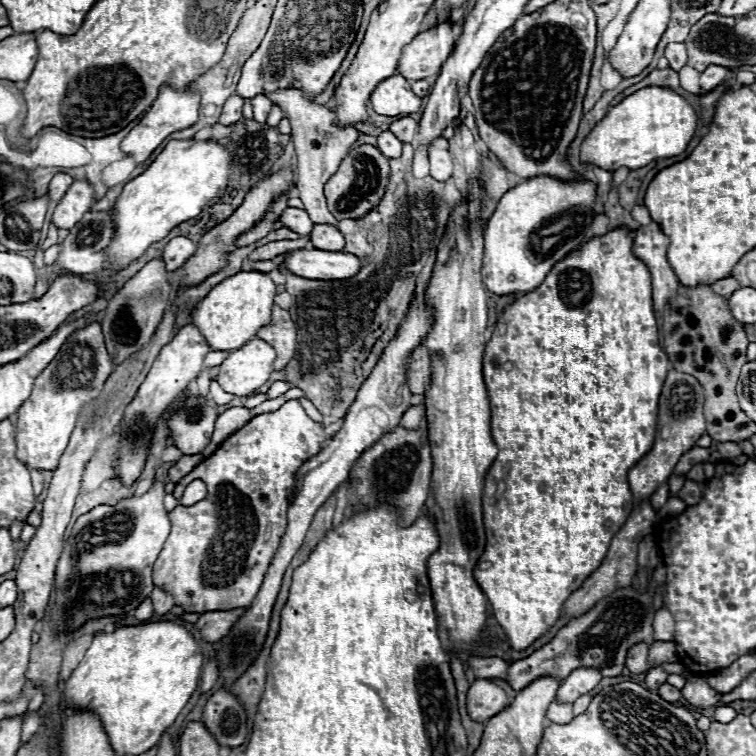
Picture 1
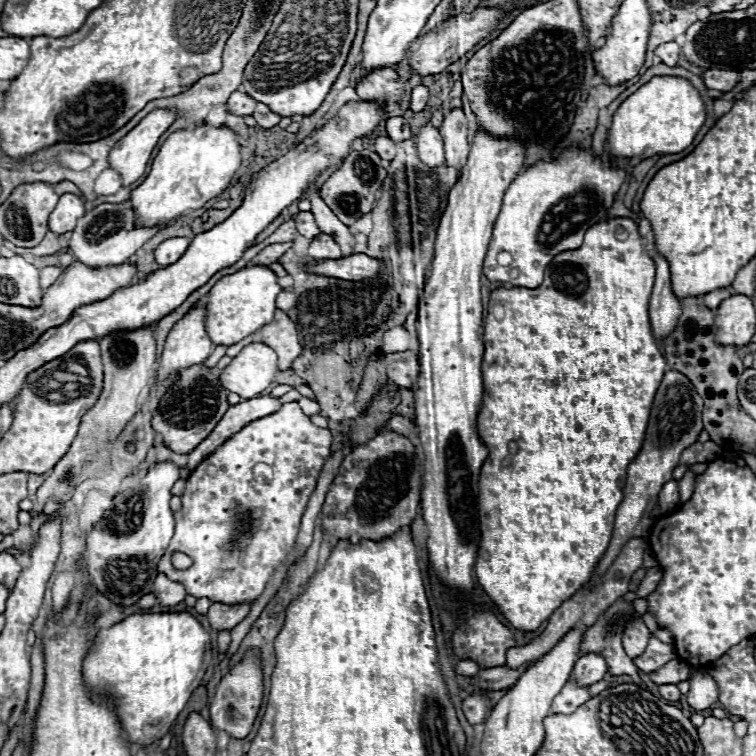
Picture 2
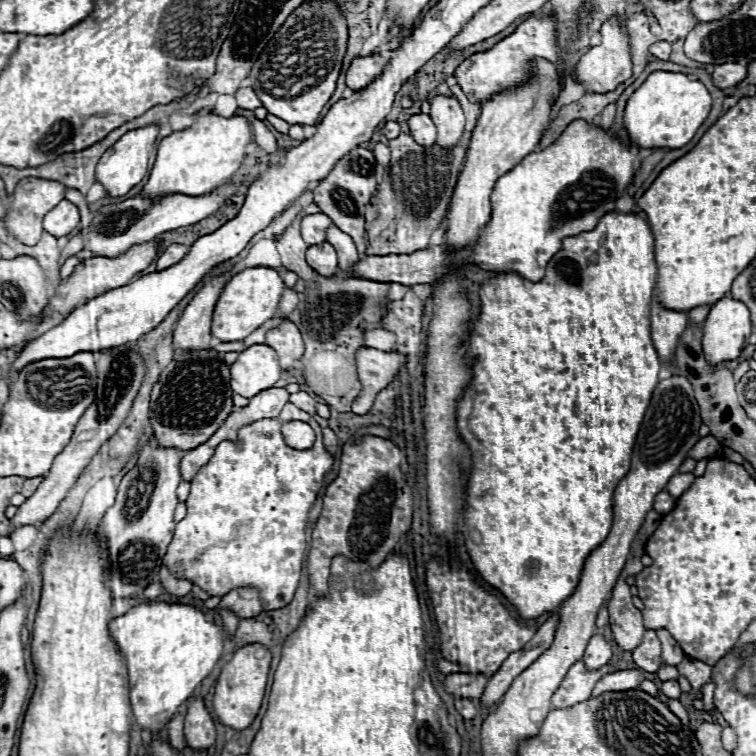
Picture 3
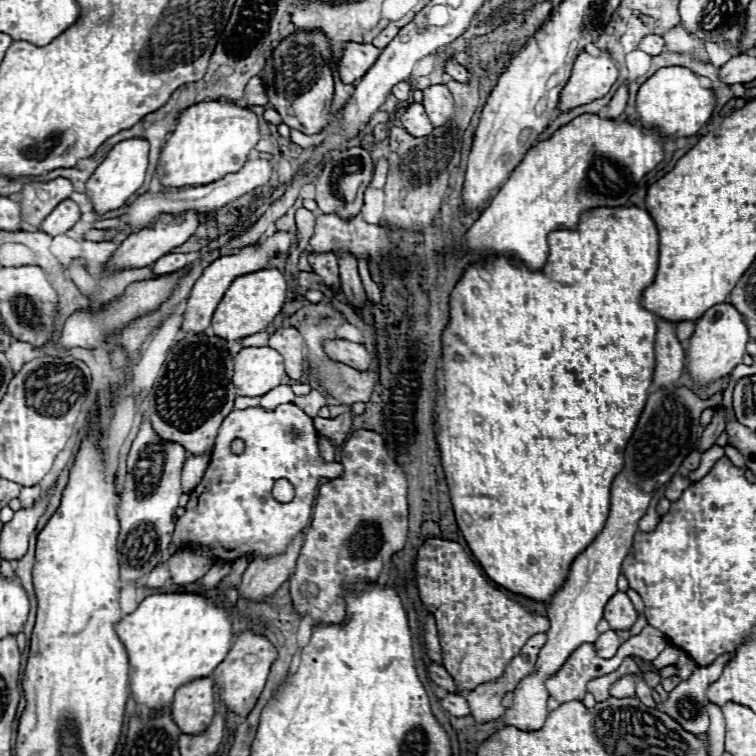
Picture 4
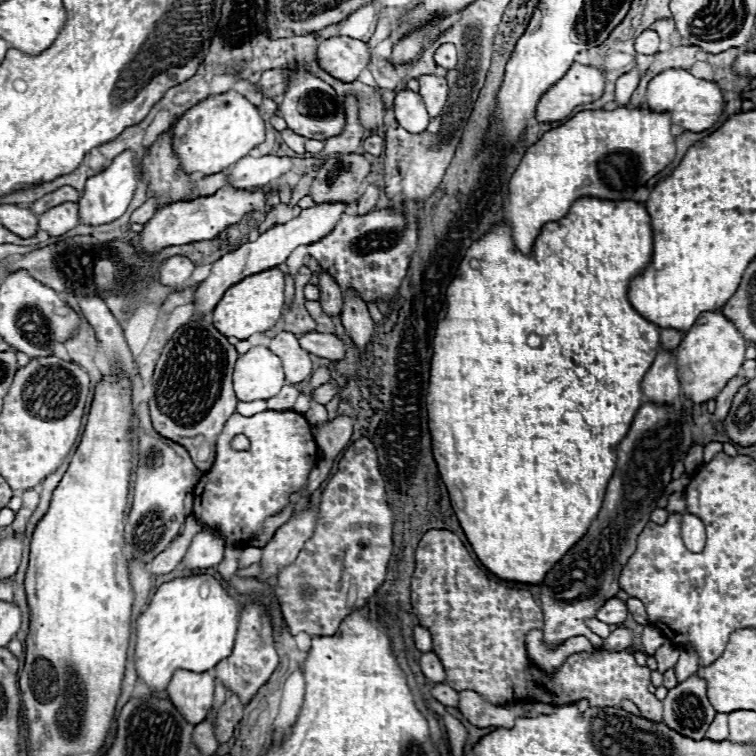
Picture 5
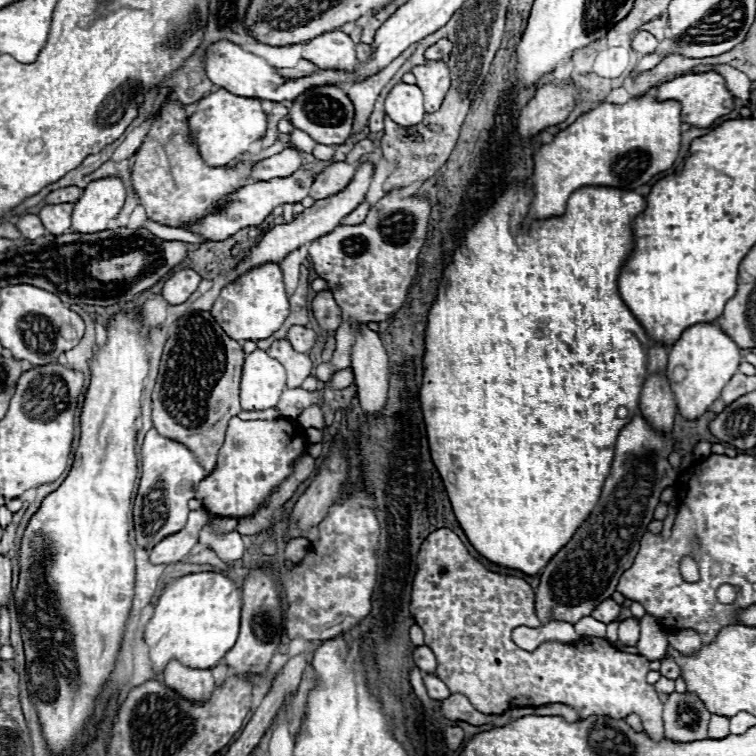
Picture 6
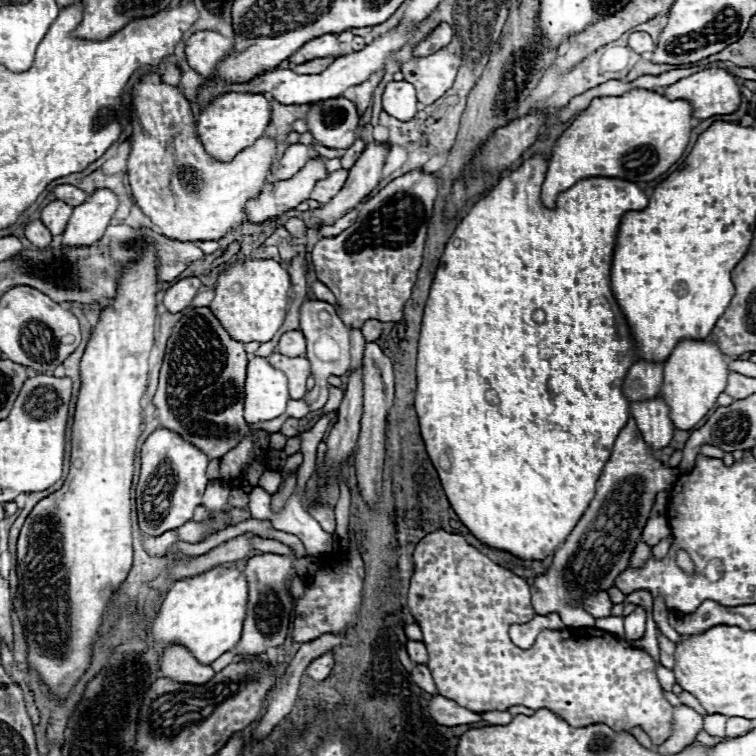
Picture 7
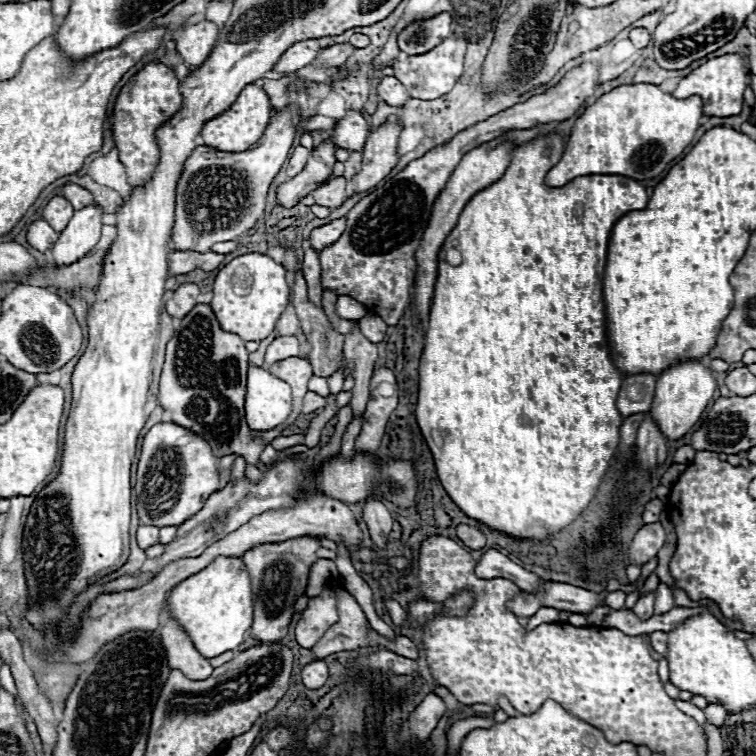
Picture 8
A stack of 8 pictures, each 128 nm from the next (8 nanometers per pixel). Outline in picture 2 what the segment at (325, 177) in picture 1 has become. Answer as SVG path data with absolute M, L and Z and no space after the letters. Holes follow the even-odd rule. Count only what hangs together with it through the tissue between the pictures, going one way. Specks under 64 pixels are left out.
M310 182L308 188L304 190L304 198L310 200L312 204L312 214L316 218L316 224L322 232L330 232L330 236L334 236L334 240L338 240L338 246L342 248L344 256L350 256L352 252L352 244L354 244L354 236L348 232L348 226L344 226L336 216L334 212L324 204L324 200L320 198L320 192L318 192L318 186L316 182Z

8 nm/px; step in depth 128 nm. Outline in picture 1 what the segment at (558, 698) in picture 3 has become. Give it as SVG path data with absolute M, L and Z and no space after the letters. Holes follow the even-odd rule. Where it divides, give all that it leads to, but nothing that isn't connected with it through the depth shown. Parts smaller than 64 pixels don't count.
M552 702L546 712L546 720L554 724L566 724L572 720L572 704L558 704Z

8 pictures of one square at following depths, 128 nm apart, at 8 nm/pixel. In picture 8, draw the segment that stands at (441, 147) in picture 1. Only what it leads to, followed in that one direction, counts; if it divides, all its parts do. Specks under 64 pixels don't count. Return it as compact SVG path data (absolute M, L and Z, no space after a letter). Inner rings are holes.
M384 76L378 84L378 96L382 98L382 102L386 102L388 106L404 106L406 100L410 98L406 86L396 80L394 76Z

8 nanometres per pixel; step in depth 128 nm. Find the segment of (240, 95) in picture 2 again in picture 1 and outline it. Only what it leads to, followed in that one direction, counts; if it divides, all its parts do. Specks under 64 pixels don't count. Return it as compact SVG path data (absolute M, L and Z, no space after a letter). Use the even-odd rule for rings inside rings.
M230 96L226 102L224 102L224 108L222 108L222 114L220 114L220 124L224 126L232 126L236 124L240 118L242 118L242 104L244 104L244 98L240 96Z

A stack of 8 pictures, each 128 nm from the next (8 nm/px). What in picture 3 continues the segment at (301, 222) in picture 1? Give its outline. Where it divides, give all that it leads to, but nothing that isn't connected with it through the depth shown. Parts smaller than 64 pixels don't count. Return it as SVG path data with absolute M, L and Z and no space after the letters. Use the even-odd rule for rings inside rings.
M306 214L302 216L302 238L308 246L320 244L326 240L326 228L332 224L332 220L326 214Z

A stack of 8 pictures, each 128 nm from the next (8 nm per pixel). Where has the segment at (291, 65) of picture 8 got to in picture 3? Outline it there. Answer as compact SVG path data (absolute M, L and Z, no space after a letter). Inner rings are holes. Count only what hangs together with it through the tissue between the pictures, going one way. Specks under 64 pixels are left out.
M372 54L372 56L364 56L364 58L354 58L348 72L346 72L346 84L348 88L352 88L354 92L366 88L368 84L372 84L386 68L386 58L382 58L380 54Z

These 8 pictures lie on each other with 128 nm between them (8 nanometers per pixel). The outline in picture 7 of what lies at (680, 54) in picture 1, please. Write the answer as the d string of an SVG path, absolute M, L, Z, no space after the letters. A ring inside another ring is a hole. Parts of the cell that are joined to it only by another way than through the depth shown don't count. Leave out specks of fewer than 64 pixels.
M632 32L630 38L628 38L628 46L634 52L638 52L638 54L654 50L654 42L652 42L652 38L650 38L648 32Z

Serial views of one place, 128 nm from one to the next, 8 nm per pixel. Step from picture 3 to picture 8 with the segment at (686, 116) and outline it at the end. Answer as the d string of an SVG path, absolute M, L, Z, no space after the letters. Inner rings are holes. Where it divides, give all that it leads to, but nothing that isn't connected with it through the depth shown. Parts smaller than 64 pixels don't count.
M726 54L708 60L706 64L698 66L694 72L690 72L686 78L680 80L678 88L672 92L674 98L688 98L688 96L700 96L704 102L702 112L706 116L736 116L742 110L742 94L746 90L746 78L748 74L744 72L744 60L738 54Z

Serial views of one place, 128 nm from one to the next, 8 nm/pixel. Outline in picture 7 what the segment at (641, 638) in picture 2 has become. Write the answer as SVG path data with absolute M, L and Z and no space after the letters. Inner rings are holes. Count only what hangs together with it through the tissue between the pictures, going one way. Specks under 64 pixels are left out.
M598 592L594 596L588 596L586 600L582 600L582 606L586 608L586 612L590 612L594 618L606 618L612 612L612 600L608 596L608 592Z

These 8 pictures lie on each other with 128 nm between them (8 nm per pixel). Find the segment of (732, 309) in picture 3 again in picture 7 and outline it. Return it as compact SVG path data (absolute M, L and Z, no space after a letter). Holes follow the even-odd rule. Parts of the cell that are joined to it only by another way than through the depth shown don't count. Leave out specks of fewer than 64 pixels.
M684 338L678 342L678 346L664 362L664 382L660 390L662 398L670 406L670 420L674 422L676 428L688 430L708 414L708 410L716 404L716 398L726 388L730 374L728 364L730 358L712 340Z

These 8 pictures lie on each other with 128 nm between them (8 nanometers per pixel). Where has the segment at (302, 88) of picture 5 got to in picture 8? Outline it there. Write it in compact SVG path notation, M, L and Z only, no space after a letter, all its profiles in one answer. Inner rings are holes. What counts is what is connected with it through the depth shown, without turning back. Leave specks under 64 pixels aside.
M348 110L344 118L340 118L336 122L336 126L332 128L332 136L330 140L338 146L338 148L346 148L346 150L362 150L364 142L370 134L368 122L364 120L364 116L360 112Z

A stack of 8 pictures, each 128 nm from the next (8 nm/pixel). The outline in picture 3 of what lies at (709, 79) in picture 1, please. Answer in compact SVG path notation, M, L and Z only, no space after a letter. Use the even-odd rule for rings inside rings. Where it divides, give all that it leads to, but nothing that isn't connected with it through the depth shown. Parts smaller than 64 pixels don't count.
M722 64L722 66L716 66L712 72L712 82L720 90L740 84L744 78L746 78L746 66L742 64Z

